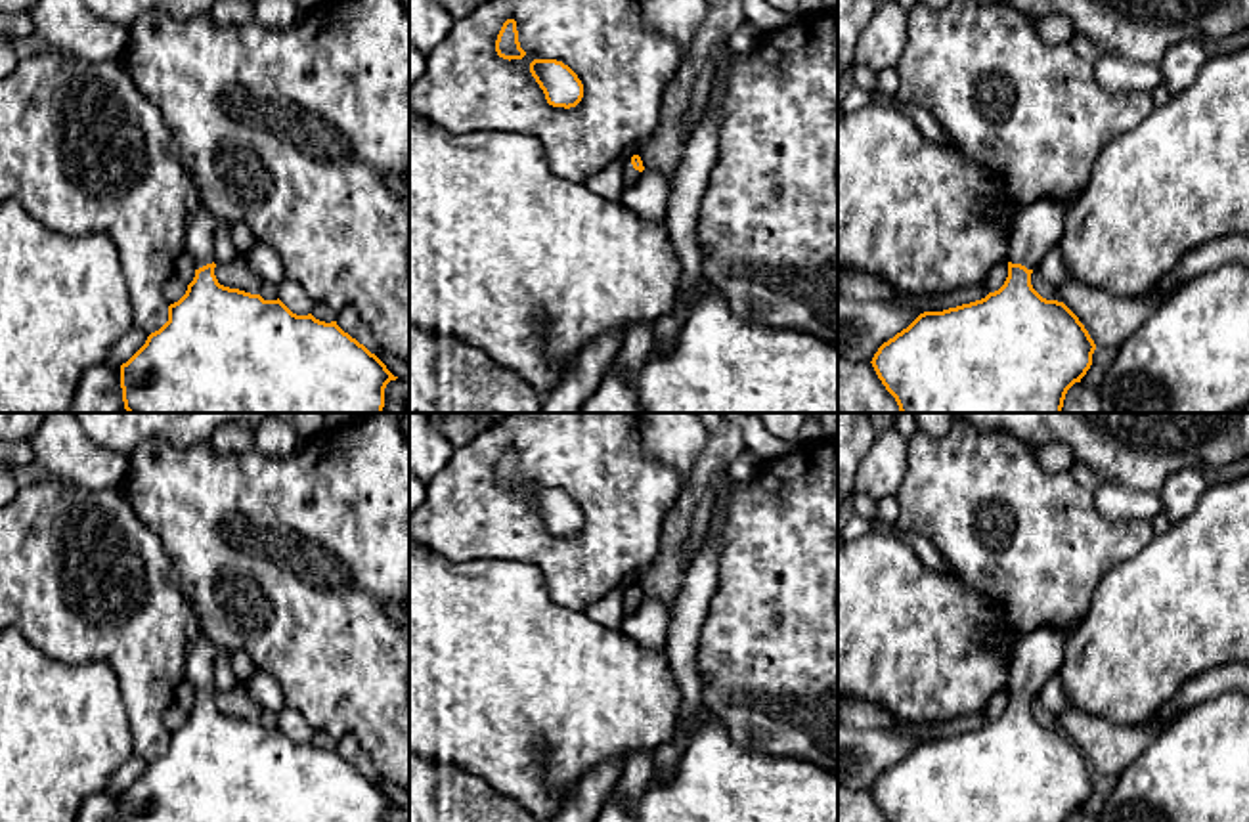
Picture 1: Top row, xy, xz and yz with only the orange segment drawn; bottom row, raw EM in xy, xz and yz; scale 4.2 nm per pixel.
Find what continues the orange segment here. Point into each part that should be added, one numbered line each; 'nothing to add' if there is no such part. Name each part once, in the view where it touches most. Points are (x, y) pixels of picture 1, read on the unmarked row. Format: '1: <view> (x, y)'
1: yz (1039, 654)

